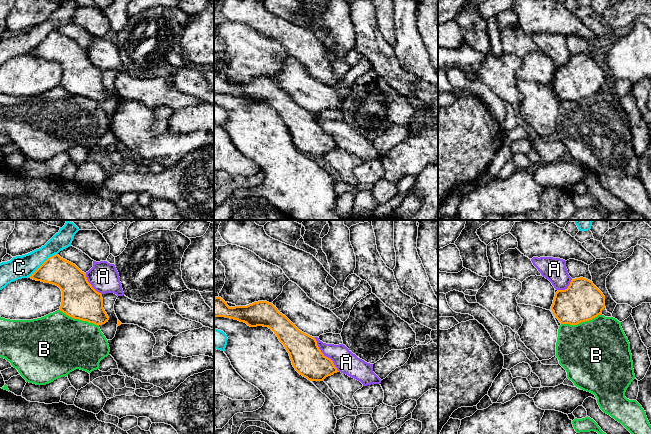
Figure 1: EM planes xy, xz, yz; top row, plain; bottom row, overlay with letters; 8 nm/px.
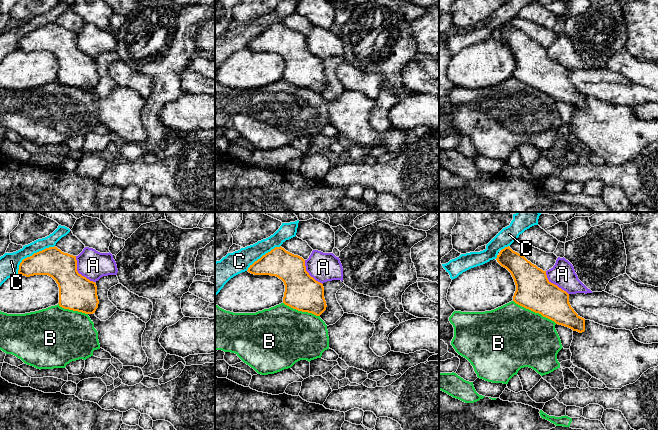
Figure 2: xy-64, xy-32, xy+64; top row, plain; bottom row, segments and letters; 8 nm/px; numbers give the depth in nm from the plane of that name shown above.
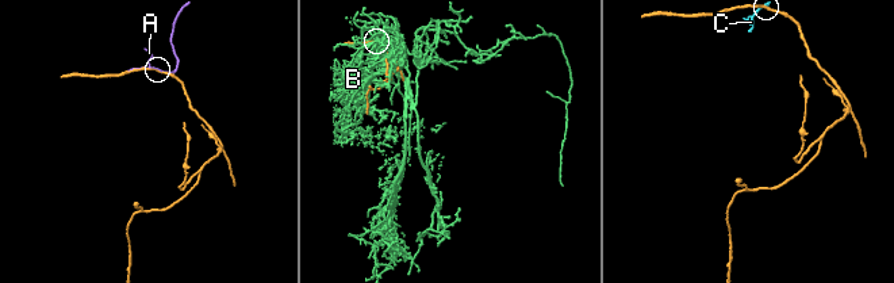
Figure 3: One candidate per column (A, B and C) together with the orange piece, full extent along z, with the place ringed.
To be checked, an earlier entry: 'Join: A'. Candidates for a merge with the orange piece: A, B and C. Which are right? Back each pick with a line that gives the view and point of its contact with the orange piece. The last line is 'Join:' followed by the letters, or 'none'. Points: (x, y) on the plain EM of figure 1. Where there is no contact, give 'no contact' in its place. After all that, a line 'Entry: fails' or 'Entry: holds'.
A: contact xz (325, 132)
Join: A
Entry: holds

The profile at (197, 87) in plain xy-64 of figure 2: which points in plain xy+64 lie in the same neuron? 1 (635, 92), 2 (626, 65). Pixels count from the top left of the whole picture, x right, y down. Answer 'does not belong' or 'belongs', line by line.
1: does not belong
2: belongs

